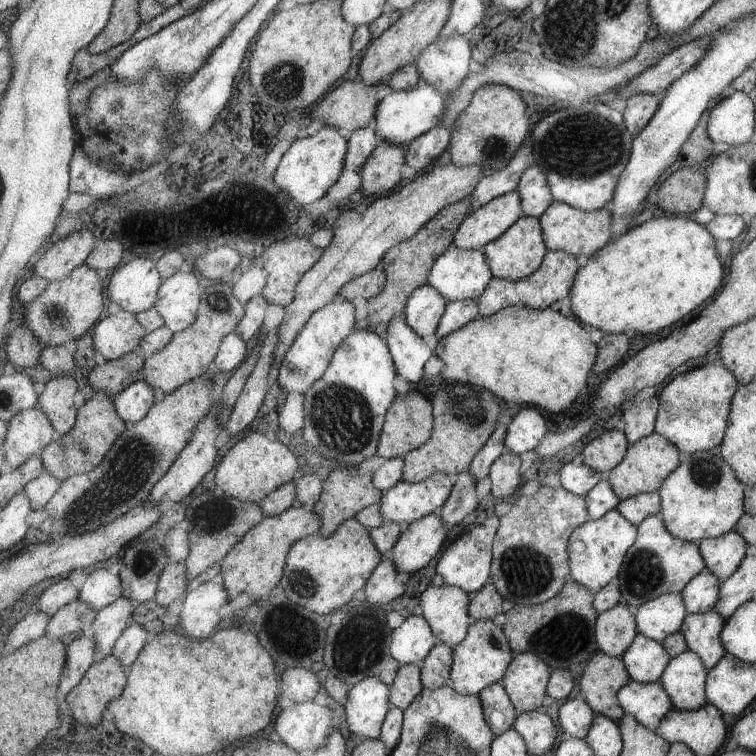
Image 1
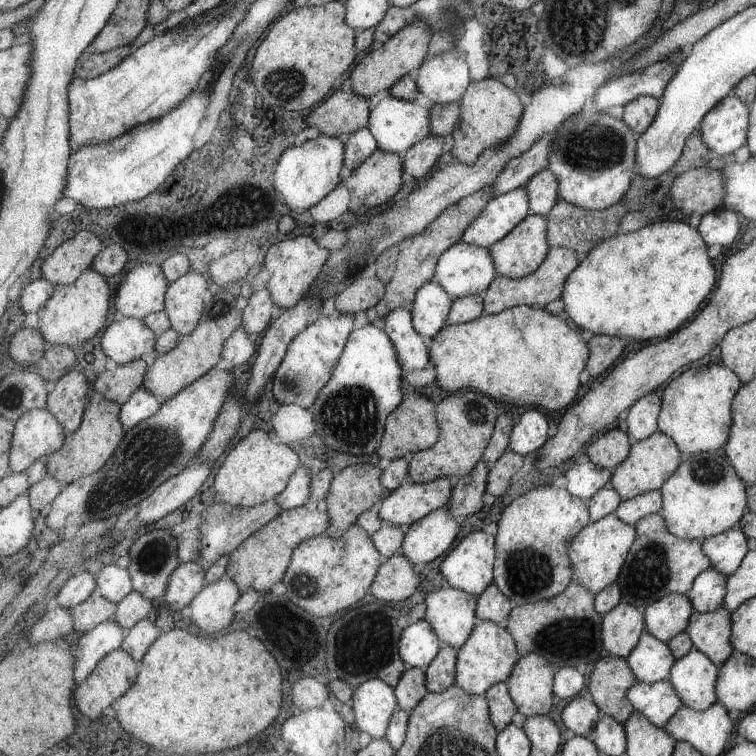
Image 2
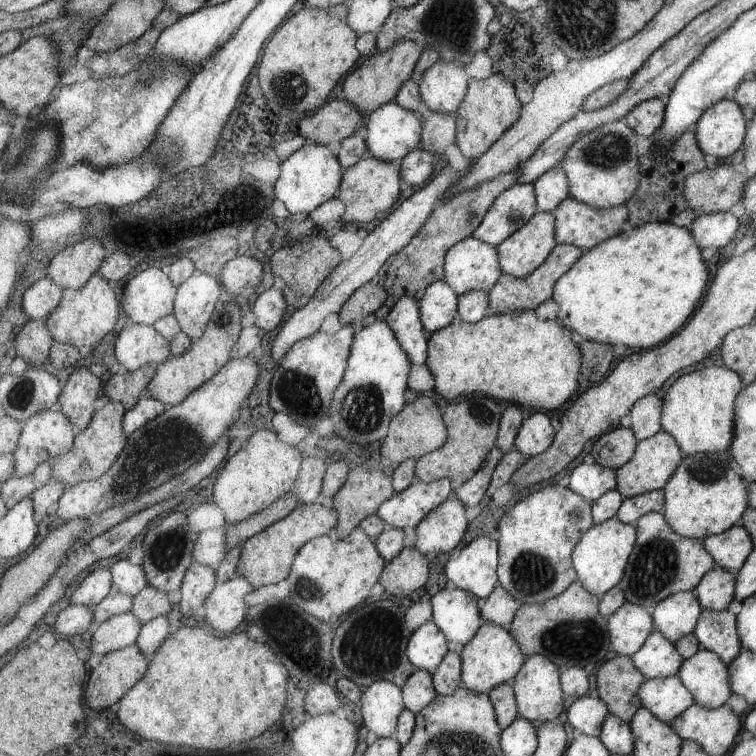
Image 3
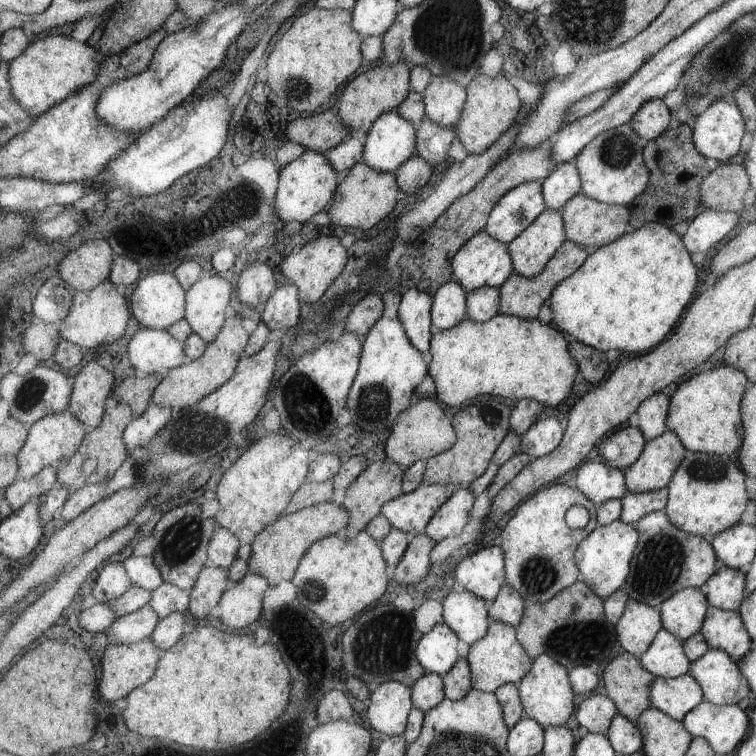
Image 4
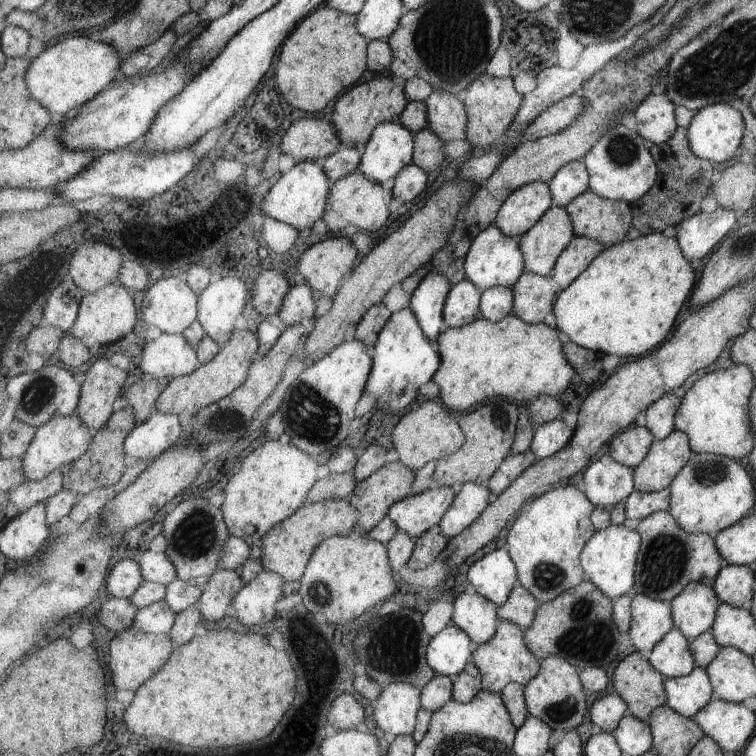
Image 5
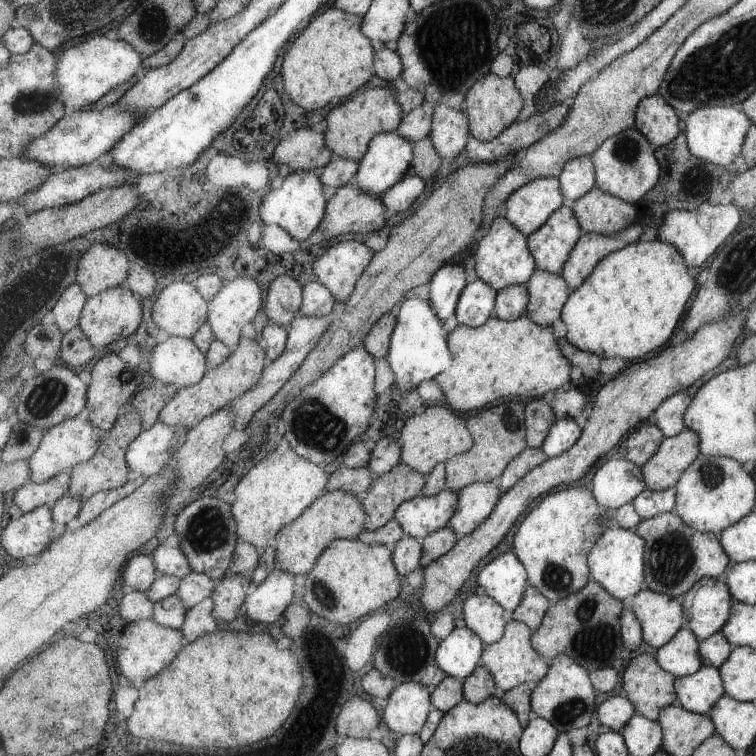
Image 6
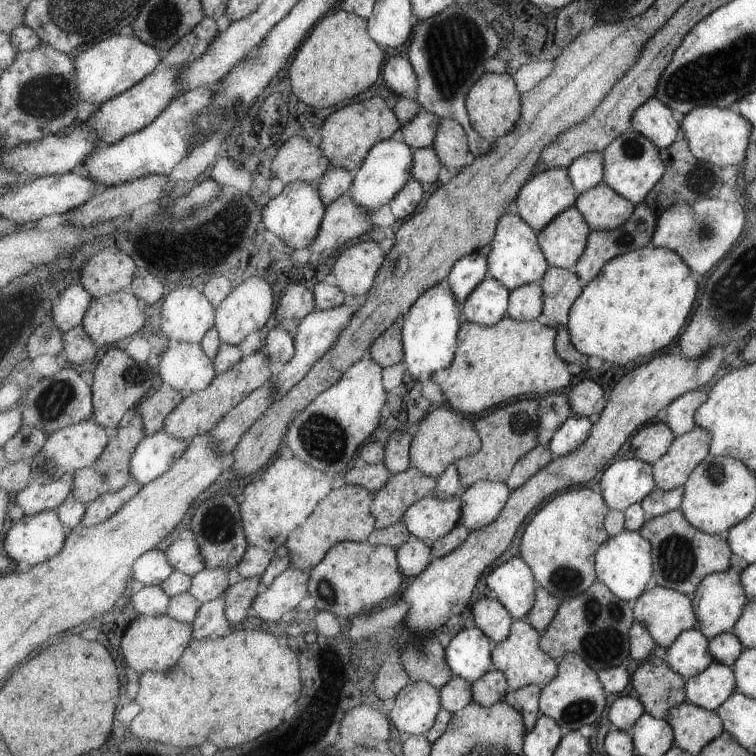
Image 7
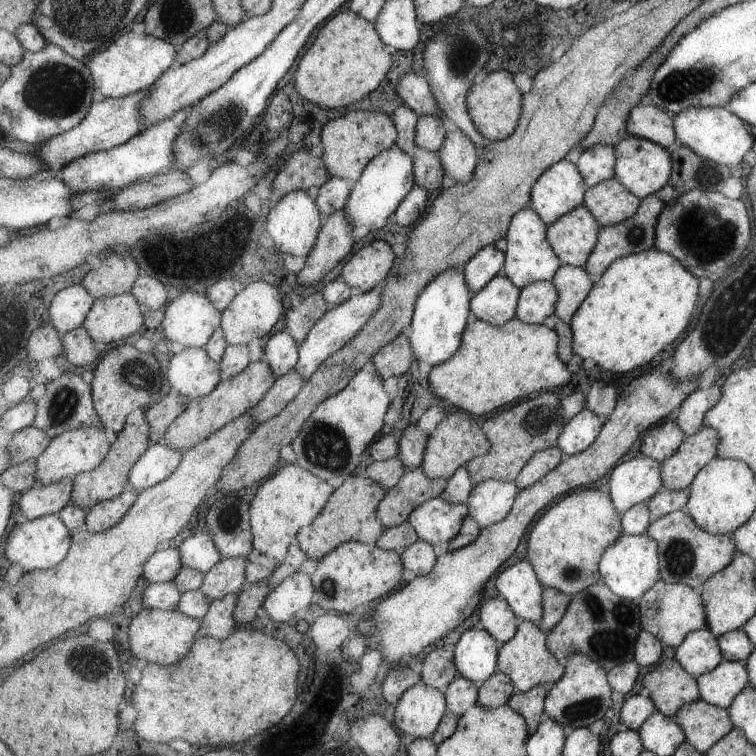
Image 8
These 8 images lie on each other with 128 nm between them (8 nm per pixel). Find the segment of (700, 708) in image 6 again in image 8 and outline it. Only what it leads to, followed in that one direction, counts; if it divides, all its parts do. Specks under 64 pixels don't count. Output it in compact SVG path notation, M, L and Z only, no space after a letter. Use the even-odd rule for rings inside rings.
M723 660L713 672L697 678L701 700L729 709L731 702L749 687L746 662Z

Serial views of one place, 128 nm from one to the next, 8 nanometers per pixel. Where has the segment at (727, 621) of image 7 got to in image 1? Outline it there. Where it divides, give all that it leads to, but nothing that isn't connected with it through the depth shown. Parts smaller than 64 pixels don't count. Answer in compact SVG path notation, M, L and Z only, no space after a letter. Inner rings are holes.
M665 593L642 604L634 612L639 632L659 642L678 633L689 613L681 593Z

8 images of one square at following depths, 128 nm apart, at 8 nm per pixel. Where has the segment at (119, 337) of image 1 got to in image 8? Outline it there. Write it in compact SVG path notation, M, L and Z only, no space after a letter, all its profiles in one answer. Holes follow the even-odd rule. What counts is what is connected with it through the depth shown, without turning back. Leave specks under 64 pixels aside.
M186 347L170 359L167 378L174 391L181 393L188 399L209 396L222 384L222 370L220 364L210 357L205 348Z

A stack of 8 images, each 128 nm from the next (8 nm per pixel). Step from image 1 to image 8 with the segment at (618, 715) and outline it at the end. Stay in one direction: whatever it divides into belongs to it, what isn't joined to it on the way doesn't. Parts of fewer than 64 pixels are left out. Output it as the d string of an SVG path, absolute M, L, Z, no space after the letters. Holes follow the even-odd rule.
M675 658L662 659L653 670L649 670L642 680L642 686L649 690L649 698L653 700L655 706L662 714L668 717L675 717L683 706L690 705L701 699L699 684L695 676L691 676Z

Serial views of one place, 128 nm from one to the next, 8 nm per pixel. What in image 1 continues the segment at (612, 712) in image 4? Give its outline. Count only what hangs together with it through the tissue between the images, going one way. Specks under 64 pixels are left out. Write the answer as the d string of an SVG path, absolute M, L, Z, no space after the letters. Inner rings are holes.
M584 696L568 700L559 709L559 722L567 736L585 739L597 714Z

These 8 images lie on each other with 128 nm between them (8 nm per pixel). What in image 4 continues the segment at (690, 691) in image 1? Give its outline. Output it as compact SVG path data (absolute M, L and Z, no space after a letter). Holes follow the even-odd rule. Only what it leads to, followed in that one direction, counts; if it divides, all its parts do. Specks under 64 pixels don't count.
M709 649L703 658L692 663L691 673L702 684L706 700L716 705L732 705L743 698L754 696L750 680L743 674L738 660L726 650Z

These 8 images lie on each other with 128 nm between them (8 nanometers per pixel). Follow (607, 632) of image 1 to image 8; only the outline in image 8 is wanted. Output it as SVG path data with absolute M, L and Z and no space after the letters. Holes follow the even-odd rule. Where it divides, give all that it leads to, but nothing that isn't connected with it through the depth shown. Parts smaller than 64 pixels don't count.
M661 579L637 603L641 612L642 629L653 634L663 646L677 649L691 632L707 627L702 594L687 584L669 583Z

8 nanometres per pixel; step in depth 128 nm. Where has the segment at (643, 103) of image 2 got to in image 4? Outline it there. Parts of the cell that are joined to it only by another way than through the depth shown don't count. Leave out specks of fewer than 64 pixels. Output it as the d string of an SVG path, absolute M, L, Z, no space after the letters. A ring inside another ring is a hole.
M664 99L647 101L633 117L630 125L647 141L665 136L676 122Z

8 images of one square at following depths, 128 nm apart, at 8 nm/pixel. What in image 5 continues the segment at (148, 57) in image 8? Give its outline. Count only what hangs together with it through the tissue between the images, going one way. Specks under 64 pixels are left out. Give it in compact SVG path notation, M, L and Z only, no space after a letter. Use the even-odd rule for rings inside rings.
M69 36L34 58L28 71L28 83L34 97L51 111L55 120L61 121L109 88L115 76L121 75L123 61L116 46L97 40L96 36Z

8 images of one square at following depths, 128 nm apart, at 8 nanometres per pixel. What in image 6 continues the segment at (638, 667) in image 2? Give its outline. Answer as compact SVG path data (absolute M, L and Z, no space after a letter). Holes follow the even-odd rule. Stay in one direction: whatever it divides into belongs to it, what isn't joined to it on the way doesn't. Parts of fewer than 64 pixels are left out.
M681 629L671 642L657 650L660 665L676 677L695 674L704 665L699 637L690 629Z

